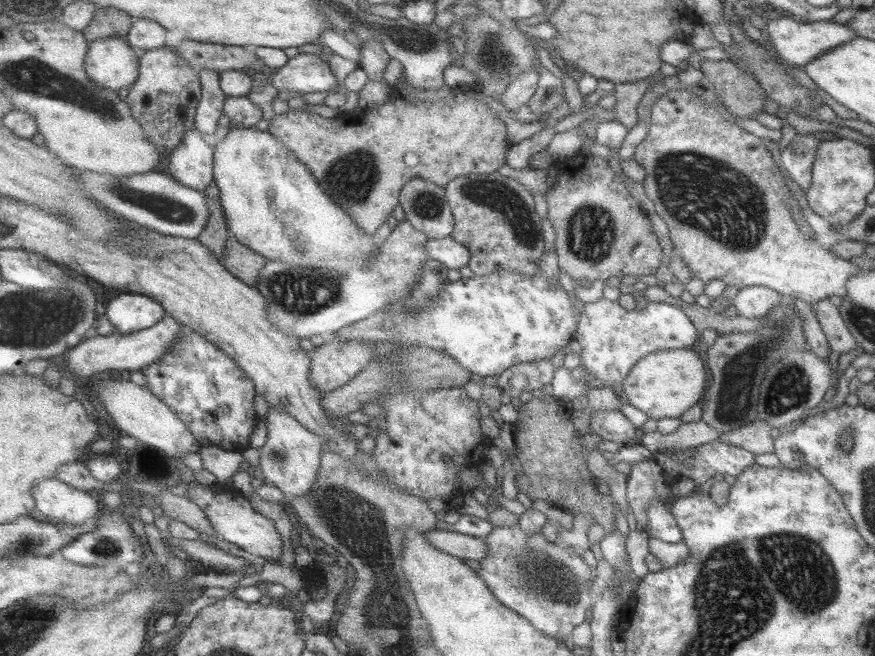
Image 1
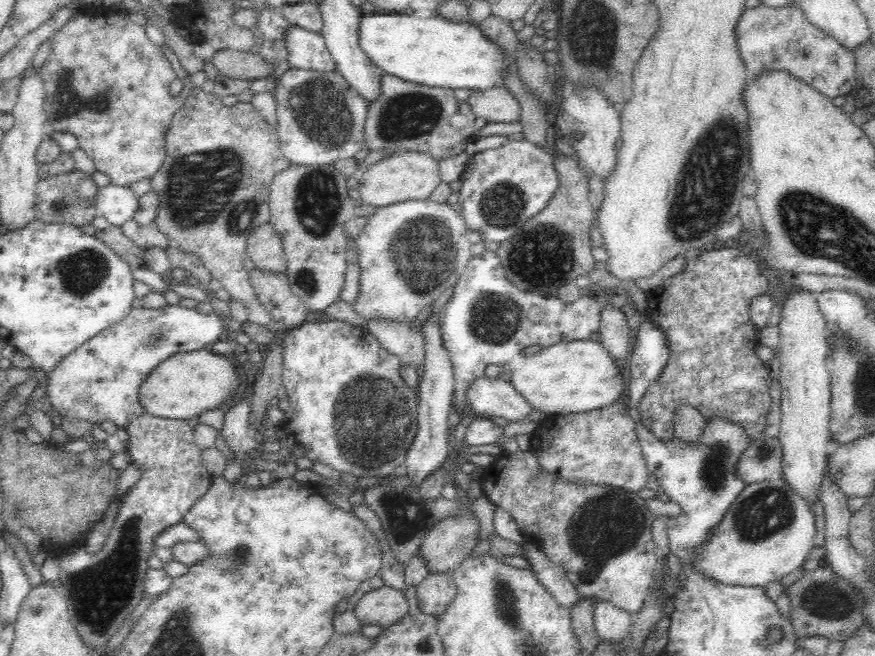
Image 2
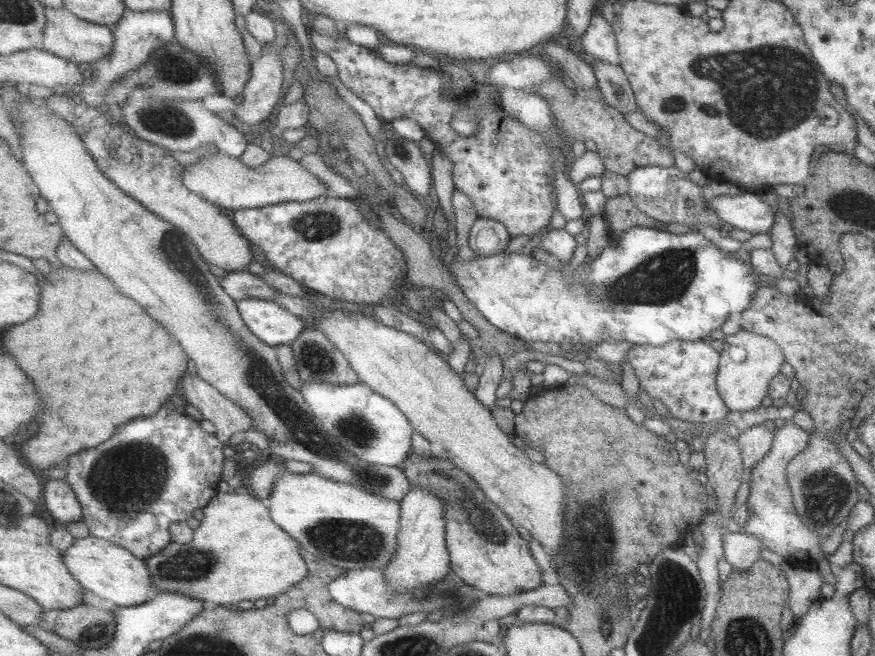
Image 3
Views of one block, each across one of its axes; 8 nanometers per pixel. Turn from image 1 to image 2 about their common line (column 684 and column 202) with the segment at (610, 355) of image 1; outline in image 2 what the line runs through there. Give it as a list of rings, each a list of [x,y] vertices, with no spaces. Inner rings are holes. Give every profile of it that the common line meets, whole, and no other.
[[[180,304],[159,309],[131,309],[128,316],[87,340],[46,372],[46,387],[42,389],[40,400],[46,399],[60,418],[80,419],[91,424],[108,420],[124,428],[144,413],[138,401],[138,386],[152,368],[177,353],[211,346],[224,328],[224,322],[214,311],[200,313]]]

